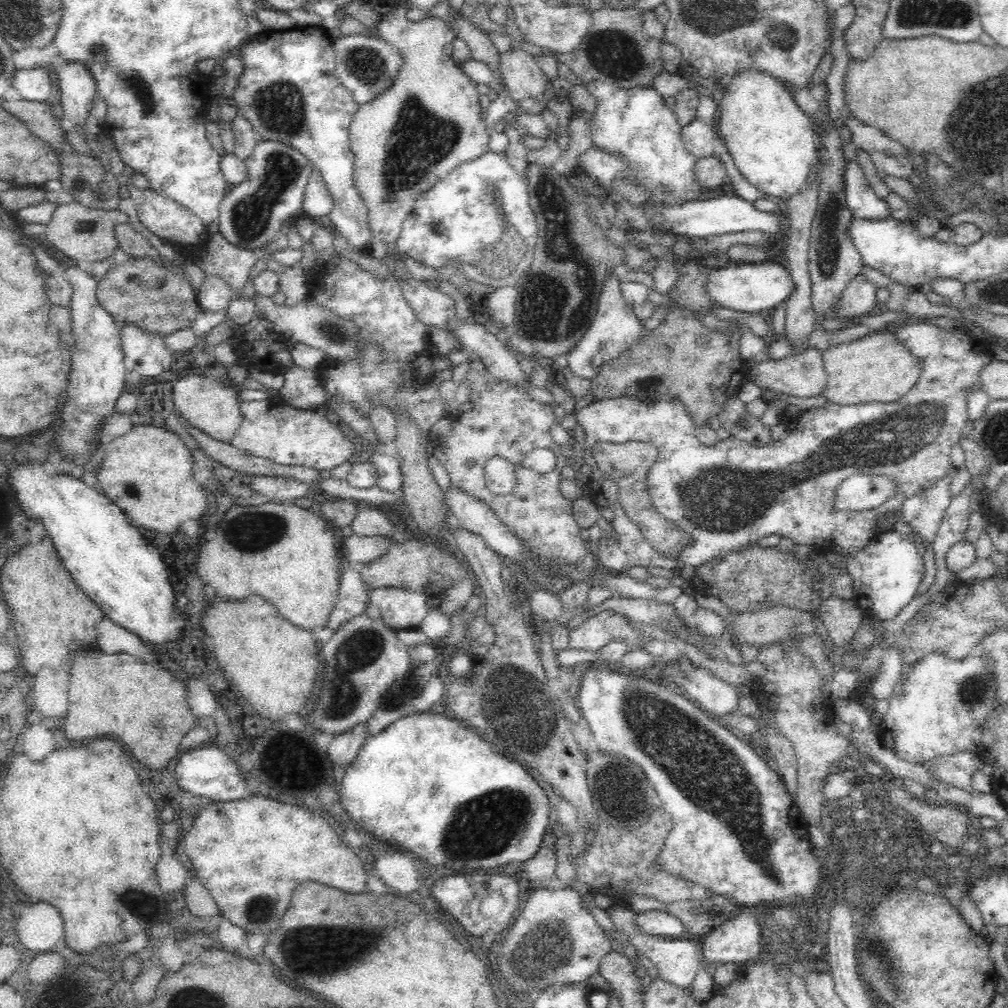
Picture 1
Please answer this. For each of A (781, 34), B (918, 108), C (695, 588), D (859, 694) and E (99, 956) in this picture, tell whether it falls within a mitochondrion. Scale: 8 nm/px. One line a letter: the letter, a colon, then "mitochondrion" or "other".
A: mitochondrion
B: other
C: other
D: other
E: other

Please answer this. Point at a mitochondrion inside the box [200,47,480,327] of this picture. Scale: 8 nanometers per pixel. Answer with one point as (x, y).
(418, 143)

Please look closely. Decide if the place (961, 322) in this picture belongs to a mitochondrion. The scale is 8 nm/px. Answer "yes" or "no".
no

